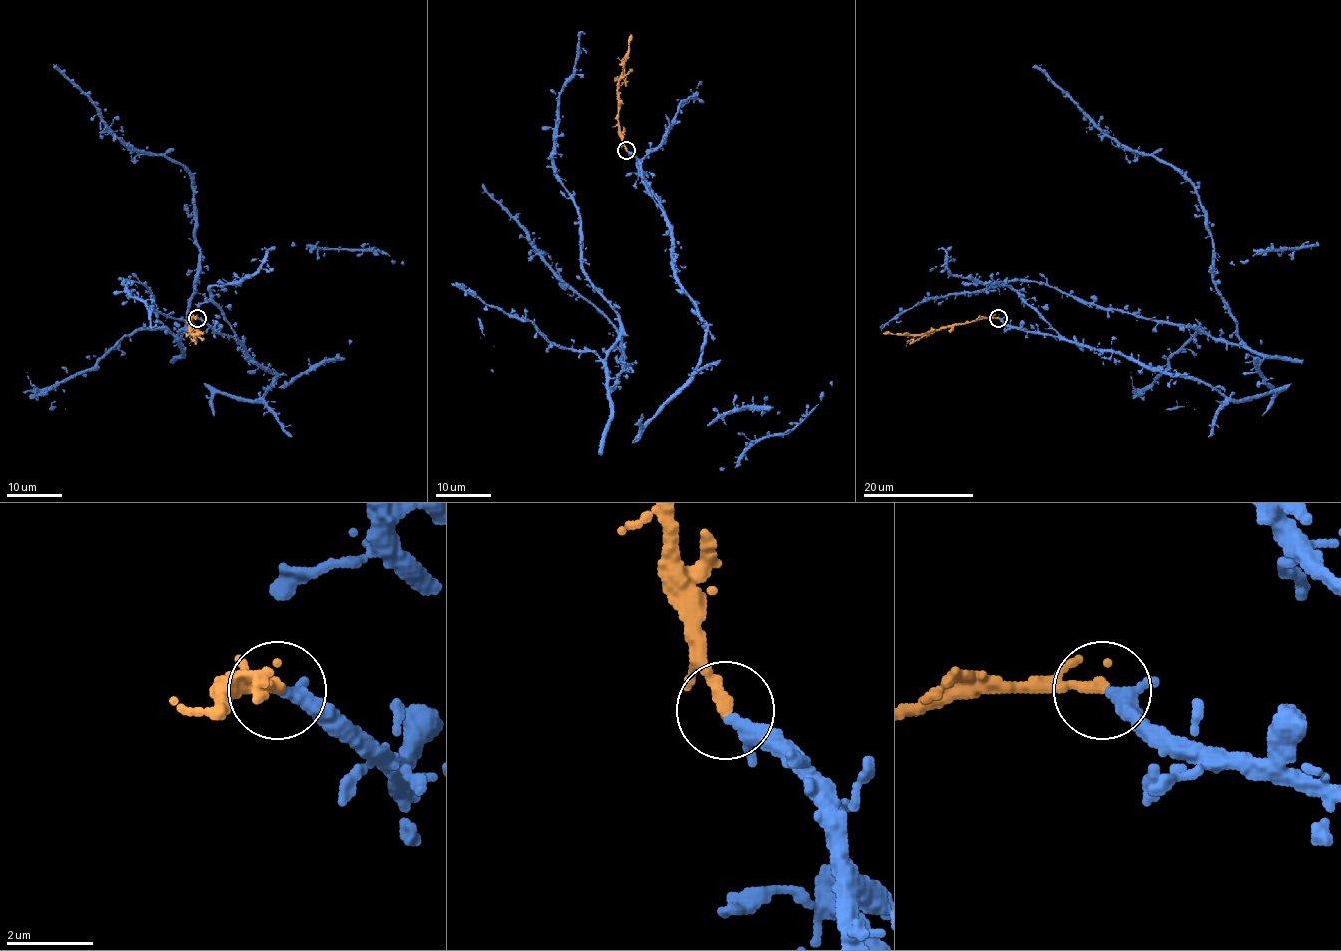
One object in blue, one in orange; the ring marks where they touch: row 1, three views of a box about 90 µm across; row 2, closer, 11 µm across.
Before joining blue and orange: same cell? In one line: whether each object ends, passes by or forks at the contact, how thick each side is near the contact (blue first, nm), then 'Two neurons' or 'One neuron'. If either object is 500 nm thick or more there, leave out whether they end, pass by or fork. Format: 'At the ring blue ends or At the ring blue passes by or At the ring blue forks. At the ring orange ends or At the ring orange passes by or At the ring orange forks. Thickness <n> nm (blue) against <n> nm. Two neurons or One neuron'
At the ring blue ends. At the ring orange ends. Thickness 360 nm (blue) against 320 nm. One neuron

